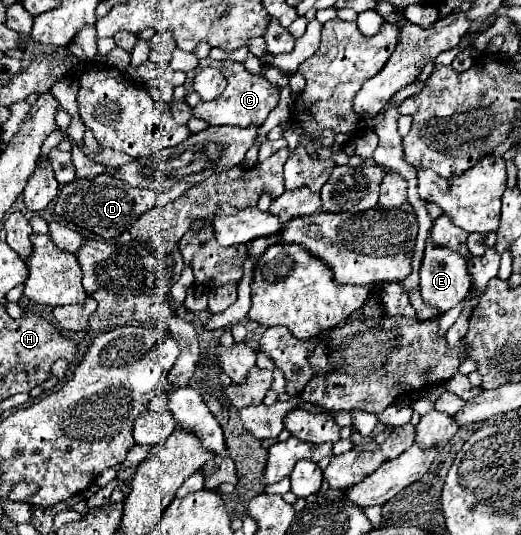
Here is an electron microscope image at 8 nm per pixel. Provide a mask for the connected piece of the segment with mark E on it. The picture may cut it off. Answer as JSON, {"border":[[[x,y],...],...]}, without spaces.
{"border":[[[427,240],[425,244],[425,256],[419,268],[421,276],[421,294],[423,300],[431,306],[435,306],[439,312],[447,312],[455,308],[471,290],[471,276],[467,270],[467,258],[457,256],[457,252],[449,252],[445,248],[437,248],[433,240]]]}

